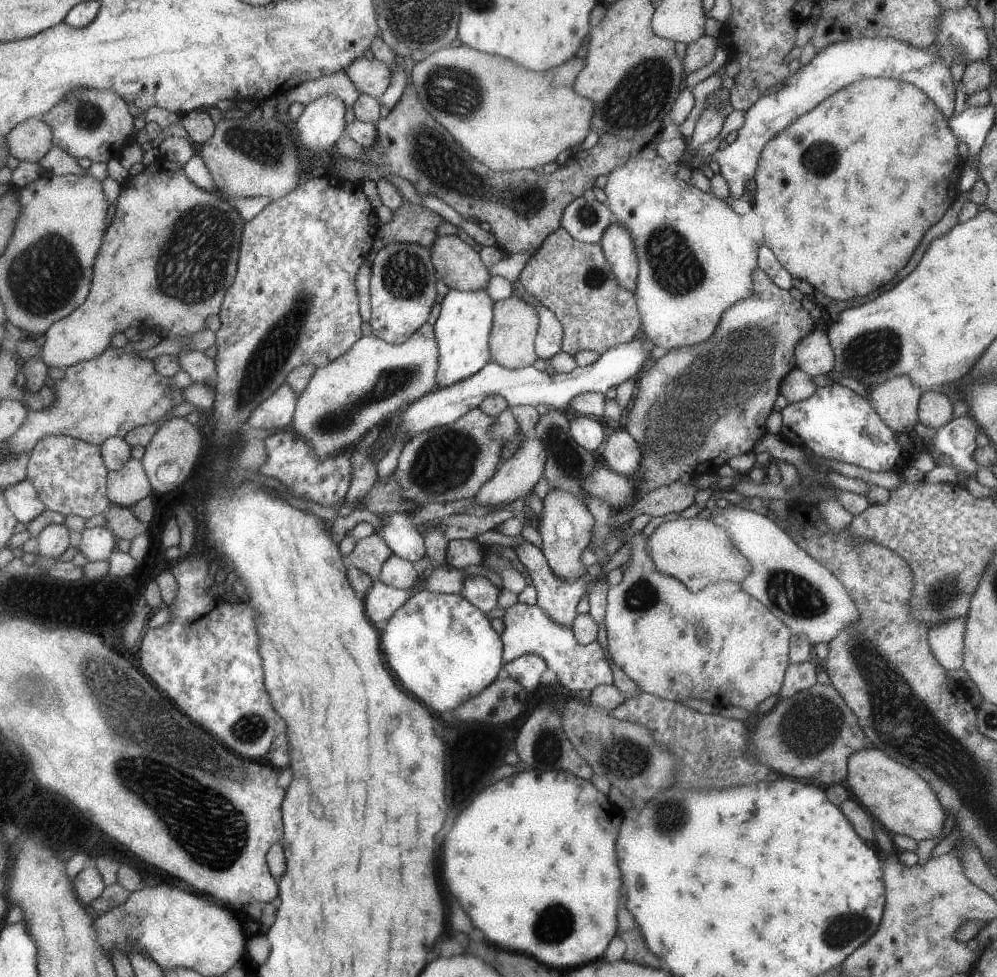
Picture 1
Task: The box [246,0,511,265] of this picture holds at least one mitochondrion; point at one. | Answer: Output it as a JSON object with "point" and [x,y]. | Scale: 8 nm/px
{"point":[453,90]}

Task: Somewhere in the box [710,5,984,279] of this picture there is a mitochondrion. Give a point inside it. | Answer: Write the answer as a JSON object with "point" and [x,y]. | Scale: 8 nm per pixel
{"point":[820,159]}

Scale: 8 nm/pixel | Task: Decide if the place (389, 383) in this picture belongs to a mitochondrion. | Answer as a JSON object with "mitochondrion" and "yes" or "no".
{"mitochondrion":"yes"}

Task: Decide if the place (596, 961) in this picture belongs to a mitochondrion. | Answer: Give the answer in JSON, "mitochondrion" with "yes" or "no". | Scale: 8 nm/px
{"mitochondrion":"no"}

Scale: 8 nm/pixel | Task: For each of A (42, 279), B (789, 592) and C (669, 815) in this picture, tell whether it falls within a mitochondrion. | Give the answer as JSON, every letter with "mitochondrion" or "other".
{"A":"mitochondrion","B":"mitochondrion","C":"mitochondrion"}

